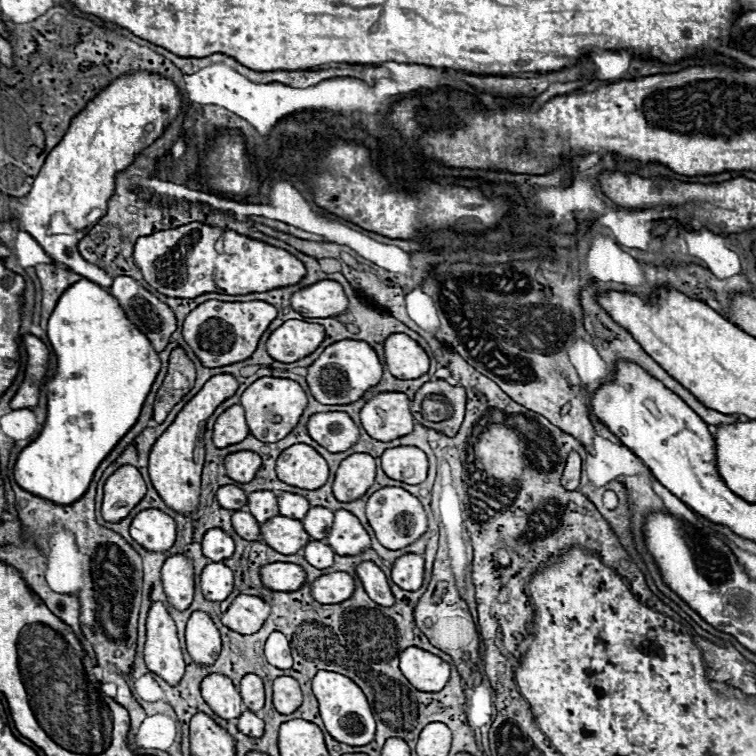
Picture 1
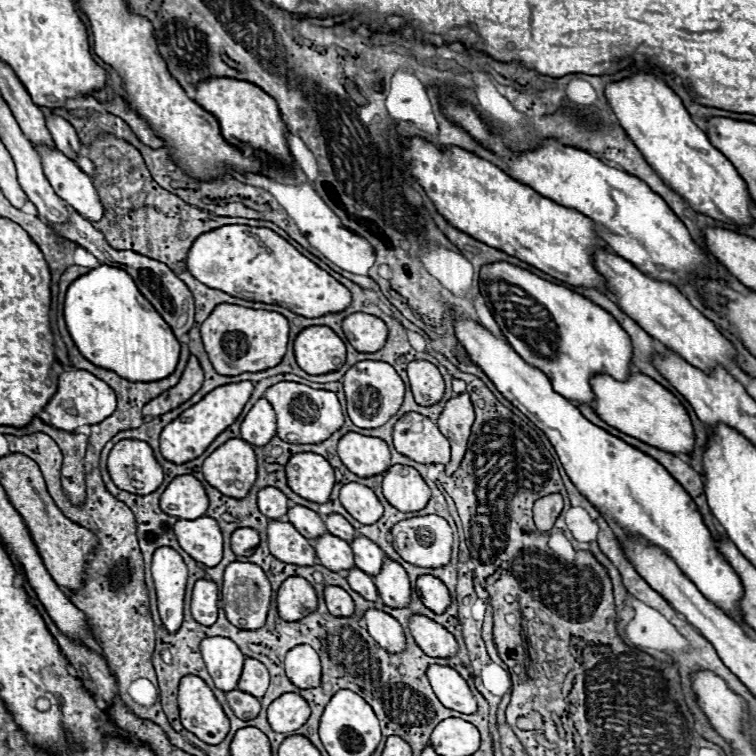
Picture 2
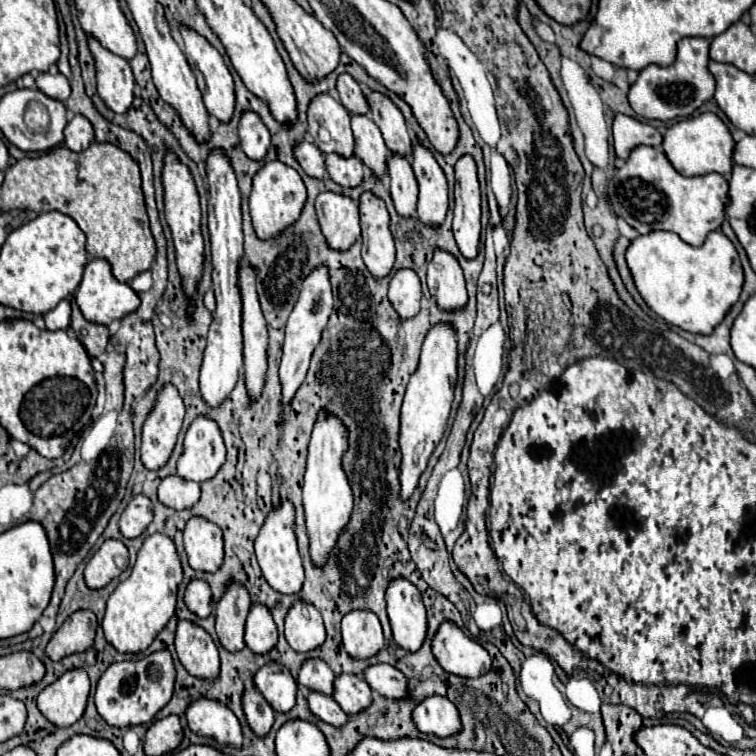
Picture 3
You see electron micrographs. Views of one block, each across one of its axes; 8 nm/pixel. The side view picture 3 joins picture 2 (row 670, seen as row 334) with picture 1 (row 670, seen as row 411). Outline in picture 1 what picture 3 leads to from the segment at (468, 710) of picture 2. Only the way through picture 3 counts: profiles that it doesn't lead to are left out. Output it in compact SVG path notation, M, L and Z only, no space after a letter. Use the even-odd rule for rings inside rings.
M416 646L400 654L400 670L422 692L440 692L450 678L450 666L440 656Z

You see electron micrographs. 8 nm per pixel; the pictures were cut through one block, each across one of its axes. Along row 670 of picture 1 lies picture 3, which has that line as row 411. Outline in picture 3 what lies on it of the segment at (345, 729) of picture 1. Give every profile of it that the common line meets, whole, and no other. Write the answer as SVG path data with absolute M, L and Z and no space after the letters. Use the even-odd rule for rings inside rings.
M320 410L312 430L310 446L308 446L308 466L306 466L304 484L302 484L304 514L306 514L306 528L308 528L308 540L310 540L310 560L316 568L324 568L338 538L342 536L346 524L350 522L354 496L348 484L348 476L342 468L342 458L346 450L348 450L346 424L338 416L326 410Z

